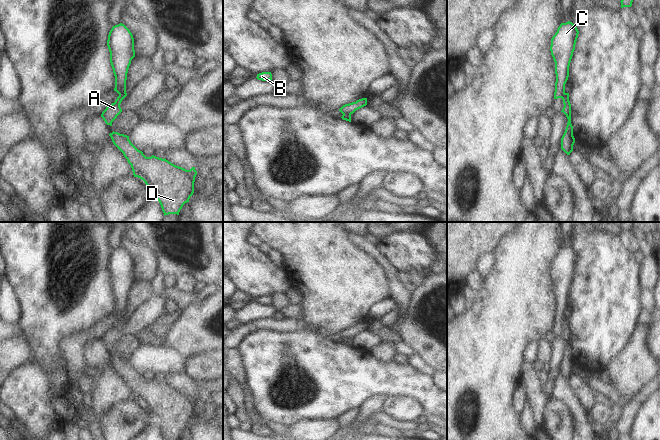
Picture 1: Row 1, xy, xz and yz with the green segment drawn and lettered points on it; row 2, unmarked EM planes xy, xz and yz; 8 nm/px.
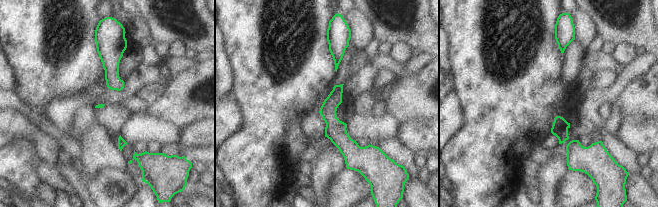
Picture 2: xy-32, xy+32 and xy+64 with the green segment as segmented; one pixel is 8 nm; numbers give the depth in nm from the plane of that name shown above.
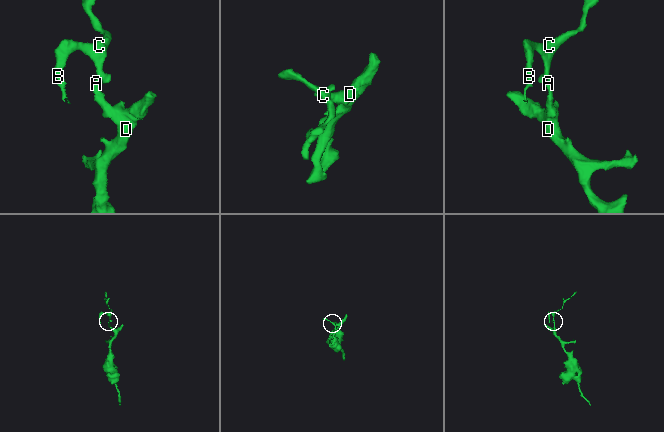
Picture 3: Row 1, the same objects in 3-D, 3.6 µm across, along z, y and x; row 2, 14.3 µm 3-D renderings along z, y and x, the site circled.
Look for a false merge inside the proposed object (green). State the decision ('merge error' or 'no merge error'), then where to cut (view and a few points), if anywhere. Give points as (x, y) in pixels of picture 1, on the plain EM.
merge error; cut in xy along (119, 317), (126, 319)

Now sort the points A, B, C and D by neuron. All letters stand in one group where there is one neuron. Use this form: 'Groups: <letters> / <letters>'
Groups: A D / B C

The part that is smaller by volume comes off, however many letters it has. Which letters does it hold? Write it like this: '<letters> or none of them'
B, C

